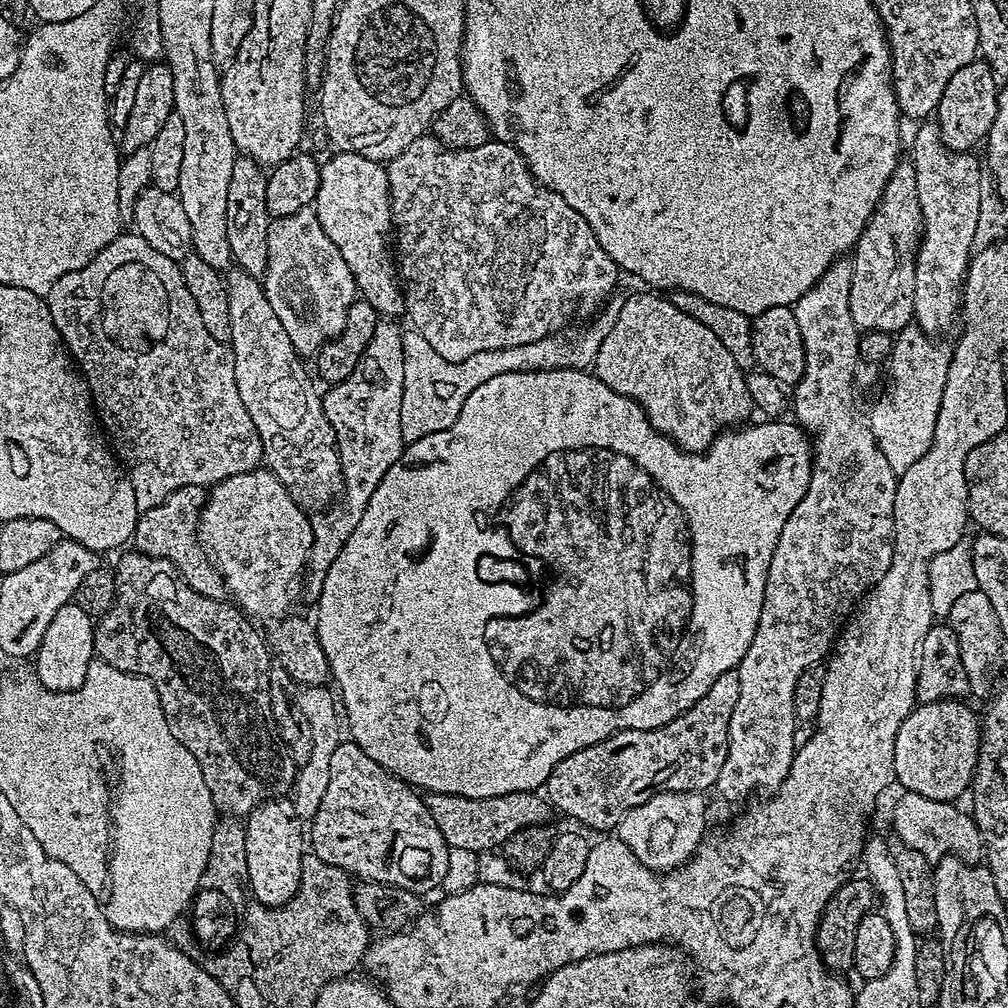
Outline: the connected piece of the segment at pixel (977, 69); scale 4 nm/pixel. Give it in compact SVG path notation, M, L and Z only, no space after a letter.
M983 58L970 61L942 90L942 98L934 113L934 123L942 142L955 152L972 152L975 144L985 139L998 110L998 77Z

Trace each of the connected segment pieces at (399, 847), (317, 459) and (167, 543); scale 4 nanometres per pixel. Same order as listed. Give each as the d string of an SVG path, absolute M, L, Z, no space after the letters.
M341 742L338 750L330 757L330 782L326 785L326 795L322 806L310 821L310 848L322 862L338 866L349 877L372 880L375 884L398 886L417 894L439 889L446 876L448 843L442 838L438 824L430 818L428 807L417 789L394 774L390 774L366 750L351 742Z
M237 266L227 269L226 283L234 382L238 382L242 406L246 406L254 430L262 438L263 463L284 483L296 504L309 513L323 513L337 503L336 495L341 495L345 487L336 432L324 413L321 393L316 393L313 377L310 372L308 377L304 369L305 361L294 350L282 322L278 322L278 314L270 307L263 283Z
M182 486L182 490L174 490L170 498L140 513L140 517L136 519L136 529L131 543L135 551L144 556L153 556L171 562L178 569L180 578L198 594L206 598L224 600L228 596L228 588L224 585L220 571L213 568L198 539L200 511L204 509L205 499L205 486Z

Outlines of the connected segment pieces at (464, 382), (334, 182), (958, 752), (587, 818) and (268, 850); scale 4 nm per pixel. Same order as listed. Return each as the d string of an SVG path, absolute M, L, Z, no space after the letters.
M623 295L609 296L592 325L589 328L580 328L570 336L553 334L538 342L526 342L526 346L482 350L482 354L470 354L470 358L465 360L442 358L442 354L438 354L438 350L434 350L434 346L430 346L430 342L422 338L422 334L415 330L405 331L401 424L405 445L412 444L418 438L426 438L426 434L438 434L452 428L458 414L462 414L466 398L470 398L470 394L474 394L474 390L478 390L482 382L490 382L490 378L498 378L498 374L545 372L551 368L591 369L598 358L598 349L601 348L606 334L610 334L610 329L614 327L614 318L618 318L618 310L622 310L624 302Z
M342 152L331 153L333 156L326 159L320 166L320 185L314 201L316 217L326 230L326 238L338 246L338 254L350 266L350 274L356 283L357 293L374 310L384 318L400 318L405 315L404 294L398 279L398 265L394 259L393 249L390 247L390 237L393 235L392 227L392 200L388 196L388 173L385 165L379 160L371 160L362 154Z
M959 699L939 700L929 704L917 703L912 713L898 726L898 738L894 738L894 762L892 770L895 783L905 792L920 794L934 800L959 801L959 796L972 787L972 775L980 753L980 721Z
M735 670L722 674L722 678L718 678L718 682L714 682L714 686L710 686L710 690L706 690L706 694L702 698L698 698L698 702L694 702L694 706L690 706L690 710L686 710L678 718L674 718L666 726L655 728L654 730L622 730L616 732L610 738L606 738L602 742L594 742L594 746L586 746L582 750L578 750L574 754L570 754L570 758L562 758L562 762L558 762L558 766L554 766L554 770L550 774L546 785L546 799L557 813L560 812L564 816L569 816L572 820L577 820L580 824L585 824L588 828L600 832L596 834L611 833L618 826L618 822L622 822L622 818L634 806L642 806L642 802L649 800L655 792L698 792L707 793L715 785L718 774L722 774L722 766L726 762L726 750L728 749L728 731L730 730L730 714L734 714L734 705L738 703L738 674Z
M288 798L266 800L253 812L248 813L244 826L247 887L255 903L263 904L266 908L277 908L294 898L300 885L302 858L306 851L306 836L305 833L304 836L300 833L300 827L302 821Z

